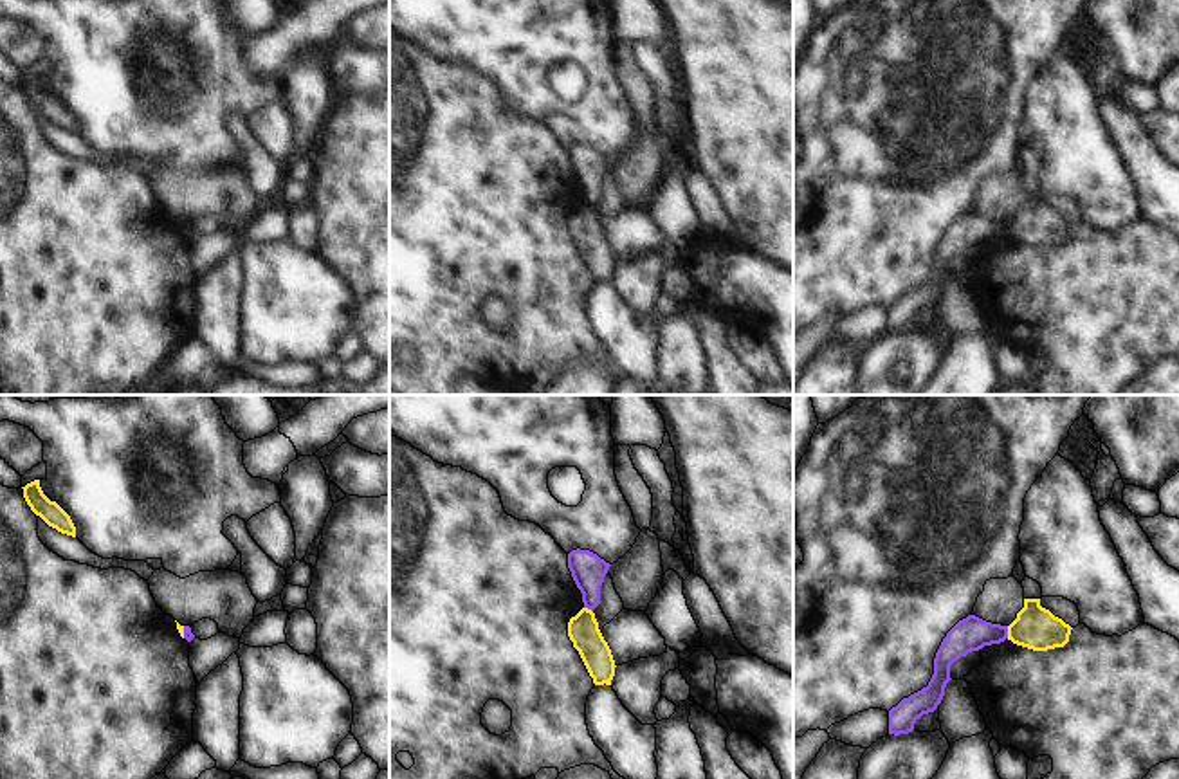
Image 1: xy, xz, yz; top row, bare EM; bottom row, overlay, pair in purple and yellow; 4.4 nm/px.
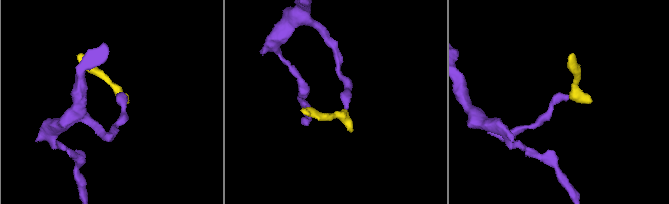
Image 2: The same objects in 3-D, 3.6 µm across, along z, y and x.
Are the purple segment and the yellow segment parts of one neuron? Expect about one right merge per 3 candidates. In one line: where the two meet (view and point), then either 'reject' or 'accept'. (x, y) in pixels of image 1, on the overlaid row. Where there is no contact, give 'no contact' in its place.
yz (1006, 632) | reject

